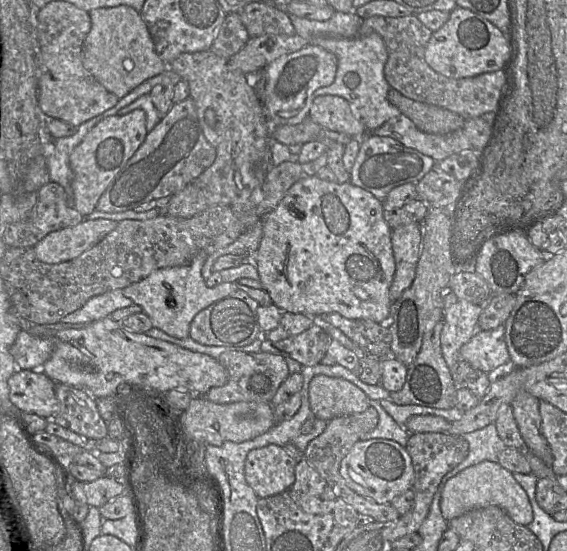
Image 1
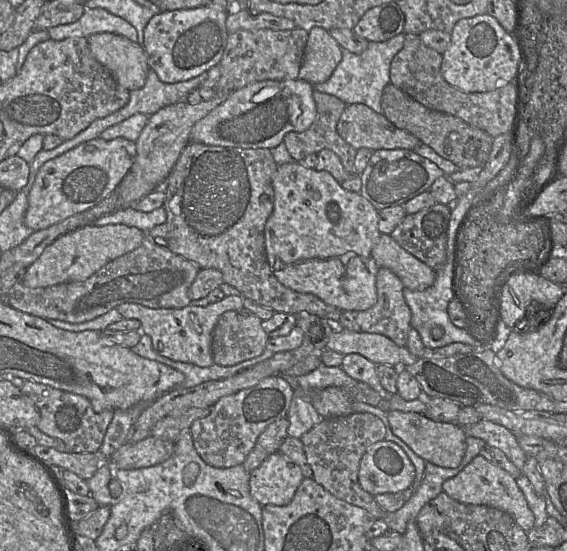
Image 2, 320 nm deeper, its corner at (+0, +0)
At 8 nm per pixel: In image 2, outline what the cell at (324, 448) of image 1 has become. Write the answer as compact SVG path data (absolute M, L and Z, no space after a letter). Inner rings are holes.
M367 412L352 413L350 415L334 418L323 418L318 424L308 430L301 438L308 464L312 469L312 479L335 497L345 502L363 508L375 520L384 520L387 512L374 500L374 496L362 489L358 482L360 460L365 451L373 444L384 440L385 426L375 415Z

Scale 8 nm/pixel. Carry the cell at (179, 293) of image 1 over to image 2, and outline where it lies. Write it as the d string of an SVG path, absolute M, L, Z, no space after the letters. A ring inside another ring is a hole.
M225 296L221 301L207 306L192 304L179 309L152 309L136 303L123 303L116 310L124 319L140 321L142 334L151 338L153 349L173 361L190 363L199 367L209 367L213 362L211 343L212 333L217 320L226 311L243 308L243 296Z

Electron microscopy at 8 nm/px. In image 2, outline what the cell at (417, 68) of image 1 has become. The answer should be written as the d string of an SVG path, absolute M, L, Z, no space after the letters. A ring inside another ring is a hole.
M405 34L402 49L390 65L390 84L394 85L424 107L450 114L475 128L488 133L492 138L508 133L516 109L517 96L511 82L489 92L465 93L448 84L441 75L442 55L425 46L418 35Z

